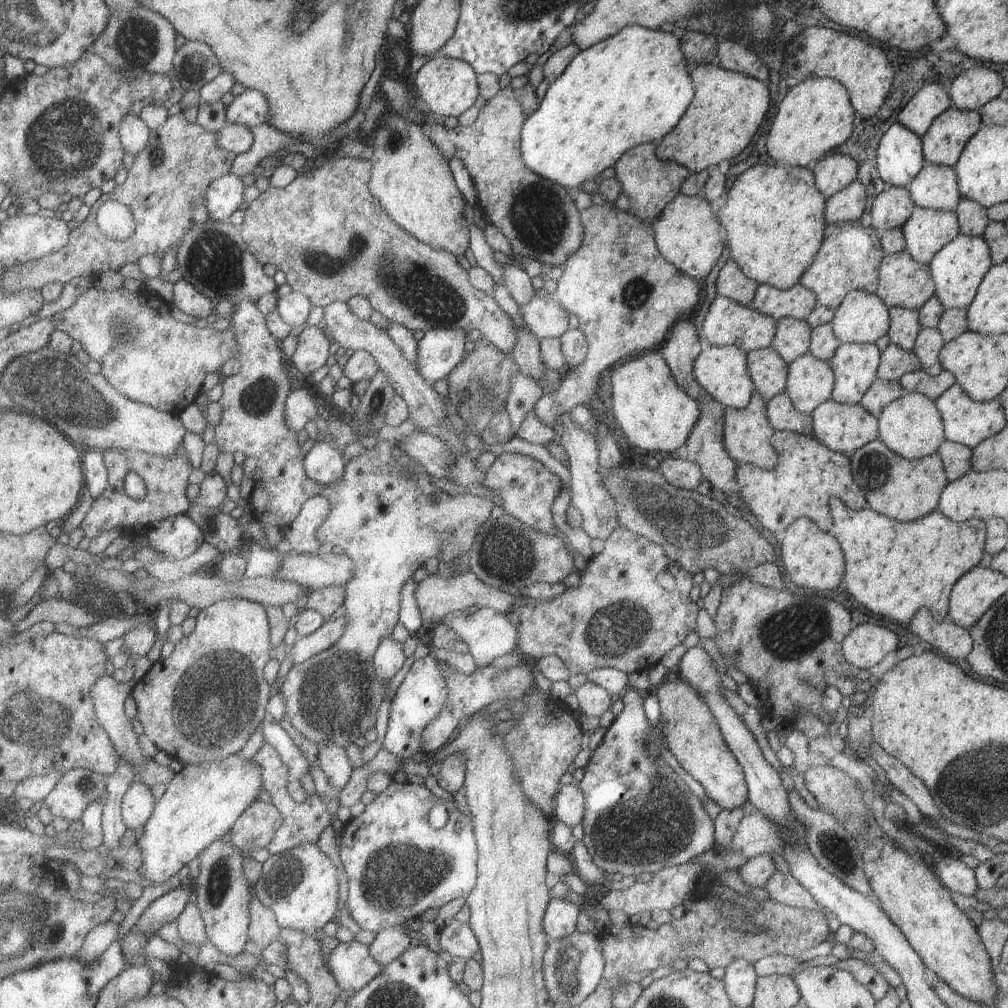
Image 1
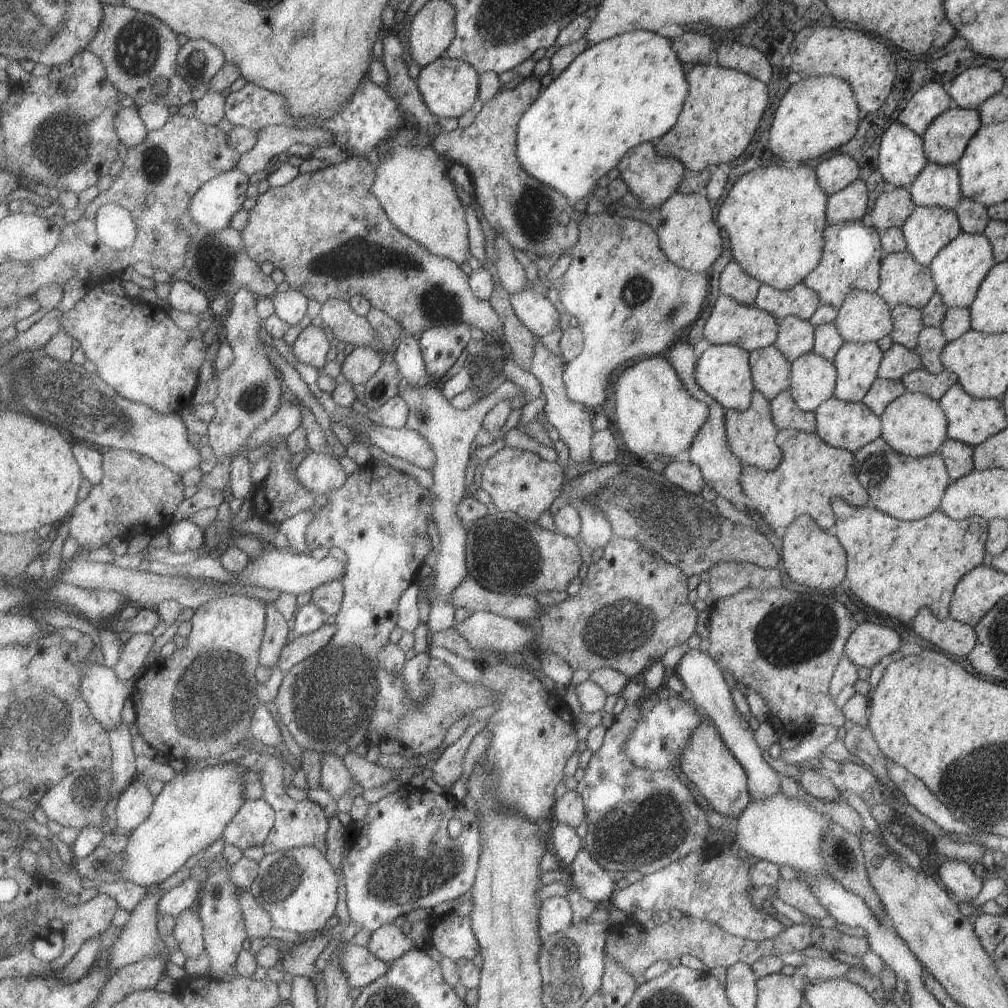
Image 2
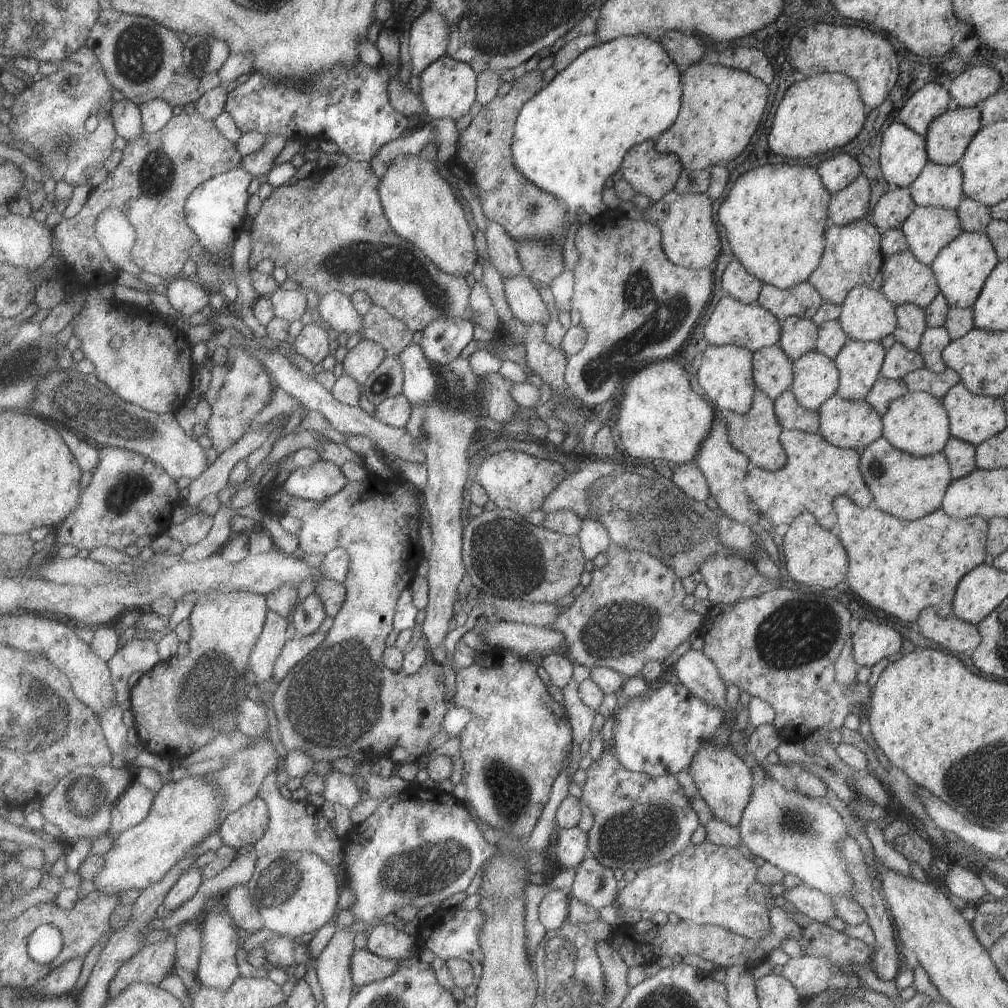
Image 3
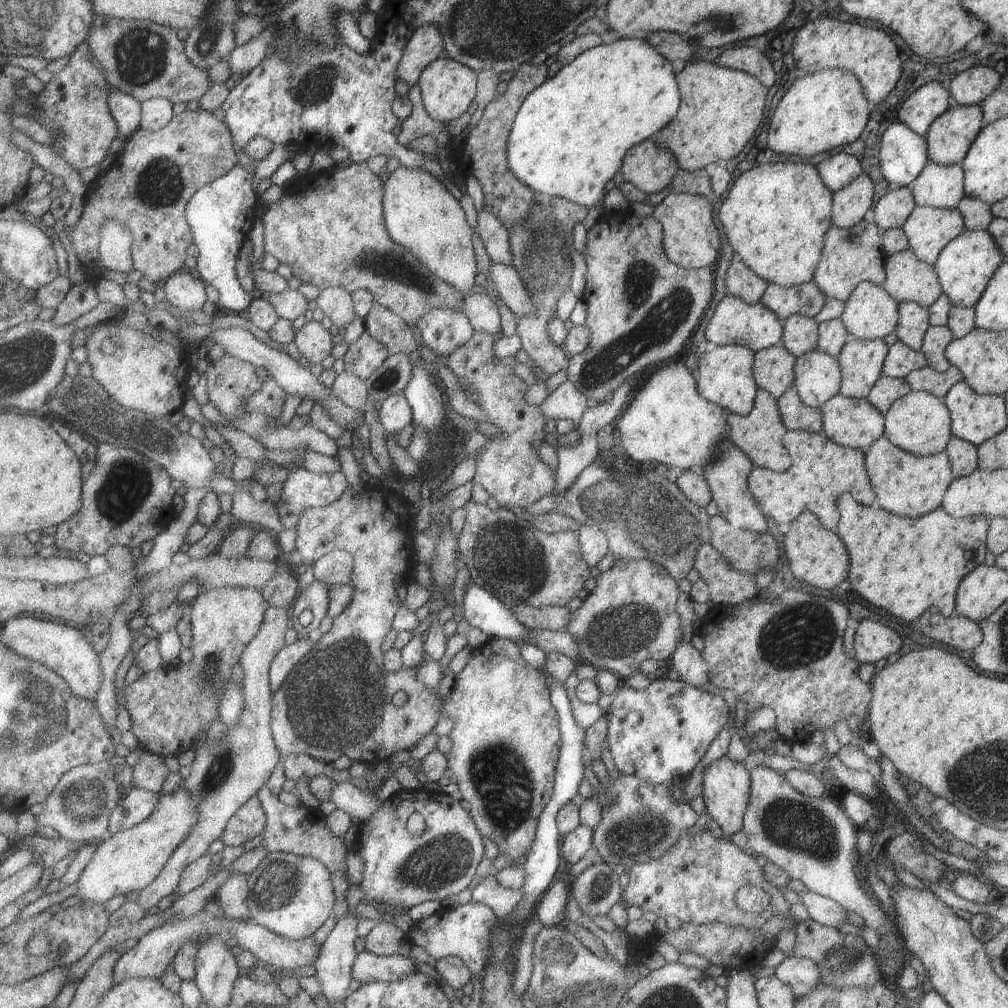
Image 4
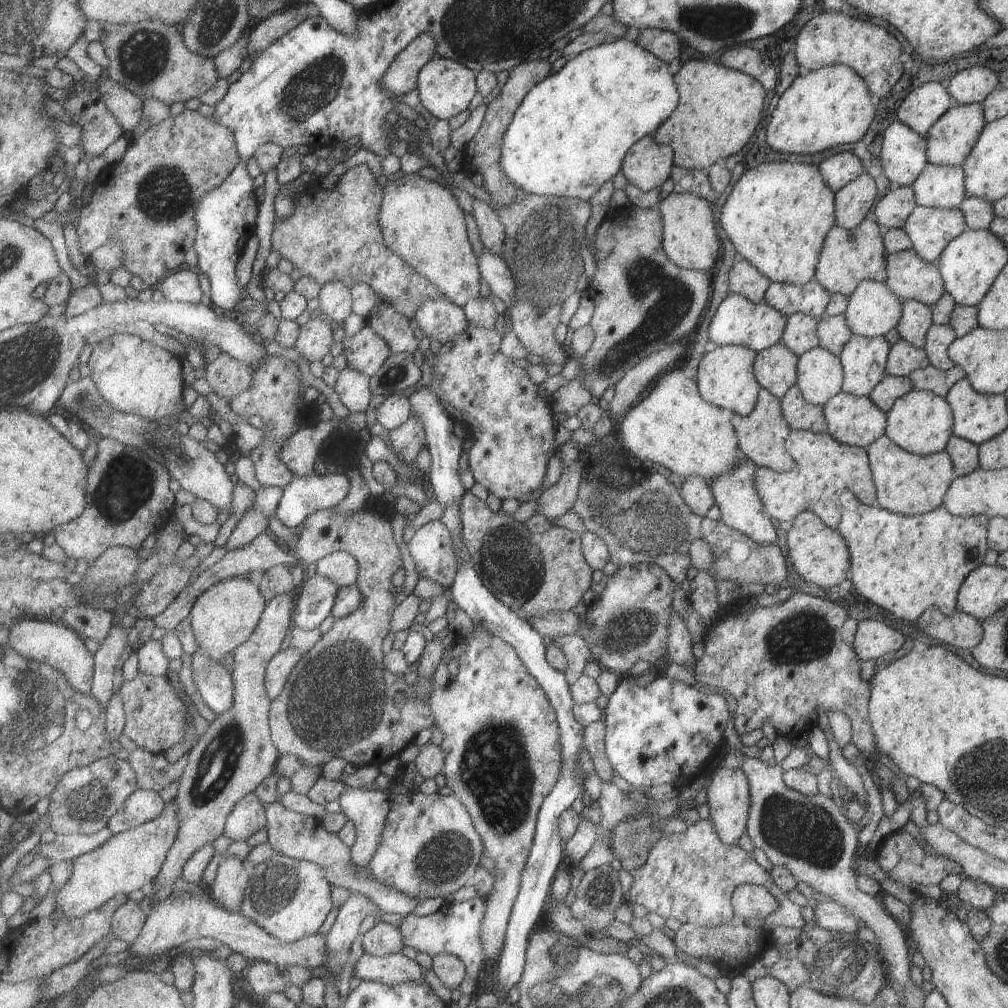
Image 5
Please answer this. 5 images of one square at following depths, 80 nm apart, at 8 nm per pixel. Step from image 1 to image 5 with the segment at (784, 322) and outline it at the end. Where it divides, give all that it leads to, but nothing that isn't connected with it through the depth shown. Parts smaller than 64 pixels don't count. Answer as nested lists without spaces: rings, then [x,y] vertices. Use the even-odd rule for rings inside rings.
[[[795,313],[786,317],[781,342],[795,356],[802,355],[818,346],[816,324],[819,320],[803,313]]]

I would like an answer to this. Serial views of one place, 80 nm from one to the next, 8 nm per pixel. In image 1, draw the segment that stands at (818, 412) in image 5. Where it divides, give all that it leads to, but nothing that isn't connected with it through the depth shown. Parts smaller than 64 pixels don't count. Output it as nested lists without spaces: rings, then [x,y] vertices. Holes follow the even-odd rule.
[[[784,390],[768,400],[765,406],[768,423],[774,431],[813,435],[811,415],[797,412]]]

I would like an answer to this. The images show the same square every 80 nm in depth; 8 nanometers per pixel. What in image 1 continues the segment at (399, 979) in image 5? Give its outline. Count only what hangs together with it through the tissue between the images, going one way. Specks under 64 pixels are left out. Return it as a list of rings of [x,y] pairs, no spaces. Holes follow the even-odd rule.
[[[357,940],[339,943],[326,964],[342,990],[353,993],[384,971],[384,966],[372,955],[370,946]]]

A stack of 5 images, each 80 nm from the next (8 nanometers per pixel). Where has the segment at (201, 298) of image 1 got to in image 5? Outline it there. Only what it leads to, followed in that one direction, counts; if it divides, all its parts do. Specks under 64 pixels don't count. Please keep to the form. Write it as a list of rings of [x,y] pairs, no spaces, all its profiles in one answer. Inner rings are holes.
[[[197,268],[178,271],[168,276],[157,288],[163,292],[167,301],[198,305],[203,298],[203,290],[199,284],[199,273]]]

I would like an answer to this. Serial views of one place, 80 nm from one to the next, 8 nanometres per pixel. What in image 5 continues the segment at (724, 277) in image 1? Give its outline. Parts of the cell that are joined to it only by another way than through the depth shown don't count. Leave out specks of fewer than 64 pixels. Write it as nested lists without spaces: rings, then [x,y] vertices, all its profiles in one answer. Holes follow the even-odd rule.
[[[737,257],[729,270],[728,294],[737,293],[753,304],[764,300],[770,280],[752,264]]]

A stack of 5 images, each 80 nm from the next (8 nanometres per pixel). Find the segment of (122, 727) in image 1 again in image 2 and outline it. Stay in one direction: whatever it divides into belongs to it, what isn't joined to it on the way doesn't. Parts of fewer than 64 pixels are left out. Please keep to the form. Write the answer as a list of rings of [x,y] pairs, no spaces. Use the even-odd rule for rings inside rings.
[[[88,654],[83,663],[82,693],[97,720],[108,730],[123,725],[123,706],[134,691],[135,682],[121,680],[108,664],[96,664]]]

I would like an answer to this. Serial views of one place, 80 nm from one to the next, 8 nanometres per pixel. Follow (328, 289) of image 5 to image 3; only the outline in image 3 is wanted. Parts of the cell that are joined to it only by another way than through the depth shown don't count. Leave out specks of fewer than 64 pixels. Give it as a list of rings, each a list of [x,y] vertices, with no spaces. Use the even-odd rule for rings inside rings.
[[[339,291],[321,297],[317,308],[324,324],[339,332],[341,338],[359,333],[364,336],[364,316],[359,314],[351,297]]]

